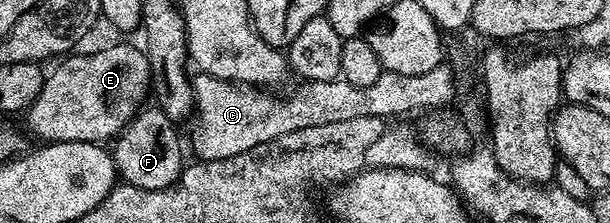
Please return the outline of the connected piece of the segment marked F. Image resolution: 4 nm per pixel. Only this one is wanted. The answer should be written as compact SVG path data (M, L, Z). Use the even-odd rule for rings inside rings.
M143 109L119 132L113 143L113 158L118 178L137 189L165 189L172 187L183 173L185 158L179 144L176 124L164 111Z

